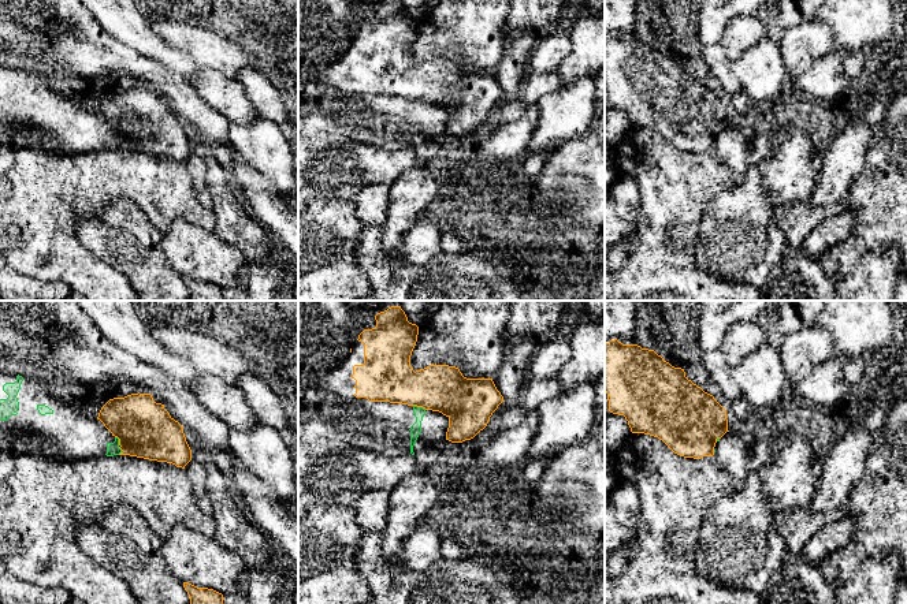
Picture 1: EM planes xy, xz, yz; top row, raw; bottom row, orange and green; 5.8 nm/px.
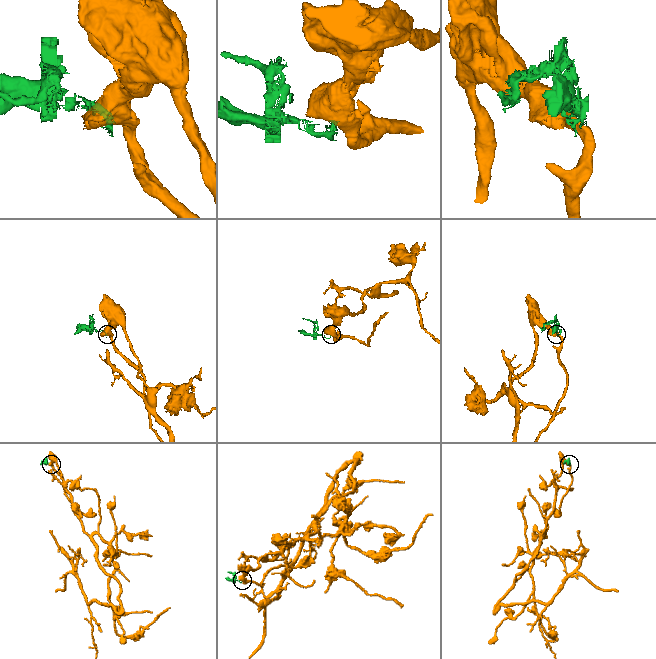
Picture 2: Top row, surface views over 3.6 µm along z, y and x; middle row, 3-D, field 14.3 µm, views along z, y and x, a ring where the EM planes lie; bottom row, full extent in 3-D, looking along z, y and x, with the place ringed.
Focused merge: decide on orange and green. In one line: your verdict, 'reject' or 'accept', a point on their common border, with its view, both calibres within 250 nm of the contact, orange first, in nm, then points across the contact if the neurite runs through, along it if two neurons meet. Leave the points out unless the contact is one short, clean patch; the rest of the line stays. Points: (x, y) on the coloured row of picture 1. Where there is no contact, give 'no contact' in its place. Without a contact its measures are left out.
reject; meets orange in xz at (420, 406); 280 nm thick on the orange side, 70 nm on the other; border along xz (413, 405), (426, 409)

